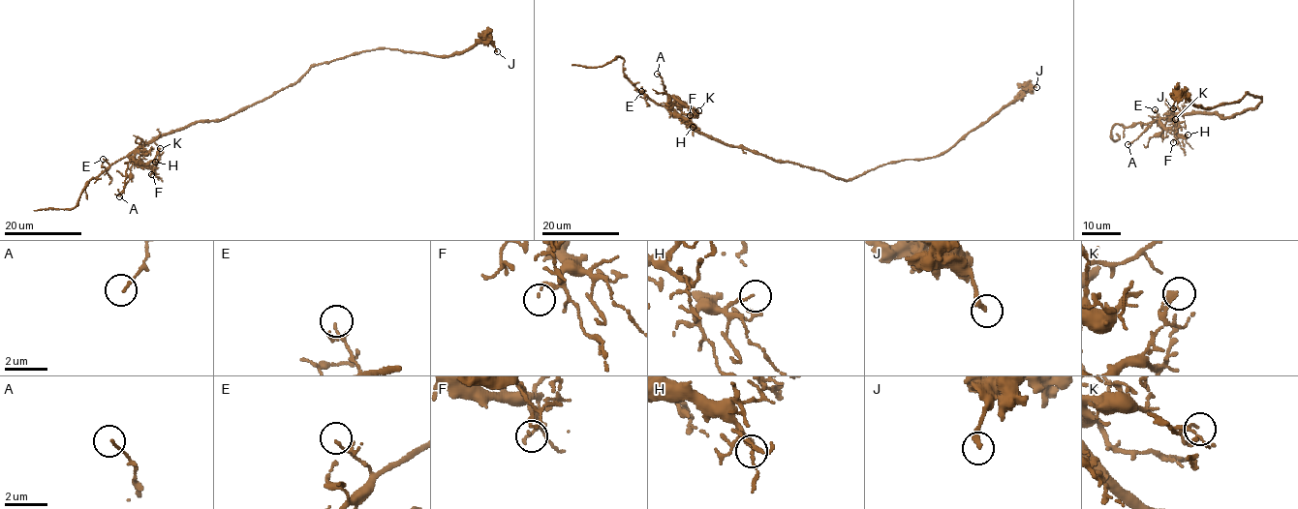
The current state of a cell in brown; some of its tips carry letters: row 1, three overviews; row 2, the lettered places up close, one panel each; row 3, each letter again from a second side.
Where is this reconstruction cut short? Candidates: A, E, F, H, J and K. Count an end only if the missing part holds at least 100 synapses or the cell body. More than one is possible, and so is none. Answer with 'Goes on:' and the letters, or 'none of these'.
Goes on: none of these

